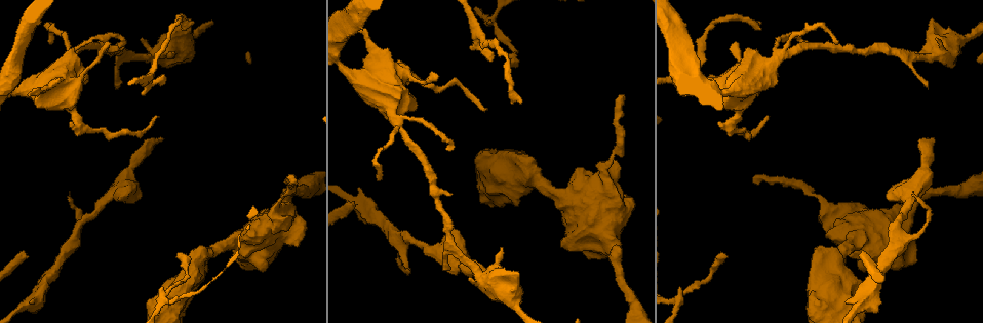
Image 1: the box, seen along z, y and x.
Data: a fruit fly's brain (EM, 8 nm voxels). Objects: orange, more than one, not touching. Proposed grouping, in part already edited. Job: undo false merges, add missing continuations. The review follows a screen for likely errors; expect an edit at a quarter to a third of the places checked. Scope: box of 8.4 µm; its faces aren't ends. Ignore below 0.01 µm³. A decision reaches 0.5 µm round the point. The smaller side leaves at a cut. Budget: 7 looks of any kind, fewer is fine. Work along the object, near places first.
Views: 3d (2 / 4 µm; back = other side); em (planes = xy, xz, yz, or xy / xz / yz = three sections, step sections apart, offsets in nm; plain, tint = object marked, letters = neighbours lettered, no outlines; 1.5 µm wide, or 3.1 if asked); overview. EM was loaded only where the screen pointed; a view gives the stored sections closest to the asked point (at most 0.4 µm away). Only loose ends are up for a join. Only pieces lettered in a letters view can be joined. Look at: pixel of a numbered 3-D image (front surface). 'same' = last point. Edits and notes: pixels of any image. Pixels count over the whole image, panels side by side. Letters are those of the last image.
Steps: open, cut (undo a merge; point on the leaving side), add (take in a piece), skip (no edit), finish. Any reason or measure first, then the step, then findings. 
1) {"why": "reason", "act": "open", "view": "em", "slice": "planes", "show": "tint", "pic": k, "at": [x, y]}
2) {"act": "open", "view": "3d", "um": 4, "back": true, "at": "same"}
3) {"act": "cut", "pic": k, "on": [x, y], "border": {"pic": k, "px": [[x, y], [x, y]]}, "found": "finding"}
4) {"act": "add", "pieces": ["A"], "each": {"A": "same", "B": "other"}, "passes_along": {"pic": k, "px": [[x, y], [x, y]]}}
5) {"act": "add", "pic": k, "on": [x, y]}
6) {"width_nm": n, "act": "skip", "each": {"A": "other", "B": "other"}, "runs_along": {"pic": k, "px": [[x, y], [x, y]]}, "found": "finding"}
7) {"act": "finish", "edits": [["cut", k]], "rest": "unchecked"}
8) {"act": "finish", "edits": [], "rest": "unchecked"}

{"why": "two arms in line, one across", "act": "open", "view": "em", "slice": "xy", "step": 8, "show": "tint", "pic": 1, "at": [679, 299]}

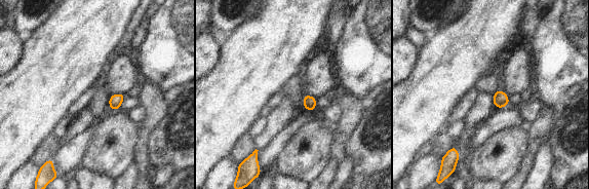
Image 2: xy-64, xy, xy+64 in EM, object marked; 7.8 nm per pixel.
{"why": "cut it another way", "act": "open", "view": "em", "slice": "planes", "show": "letters", "at": "same"}

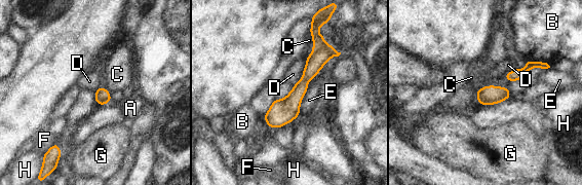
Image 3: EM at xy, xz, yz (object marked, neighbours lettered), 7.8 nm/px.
{"act": "skip", "each": {"A": "other", "B": "other", "C": "other", "D": "other", "E": "other", "F": "other", "G": "other", "H": "other"}, "runs_along": {"pic": 3, "px": [[315, 62], [295, 98], [271, 124]]}, "found": "continuous, no second neuron"}

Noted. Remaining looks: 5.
{"why": "end of a long branch", "act": "open", "view": "em", "slice": "planes", "show": "letters", "pic": 1, "at": [760, 23]}

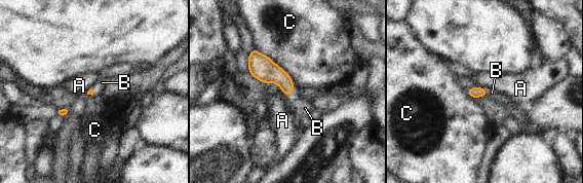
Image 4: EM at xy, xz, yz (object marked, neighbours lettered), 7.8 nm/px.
{"longest_contact_nm": ["C", 440], "act": "add", "pieces": ["B"], "each": {"A": "other", "B": "same", "C": "other"}, "found": "it goes on there"}

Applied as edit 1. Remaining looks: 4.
{"act": "open", "view": "3d", "um": 4, "pic": 1, "at": [118, 198]}

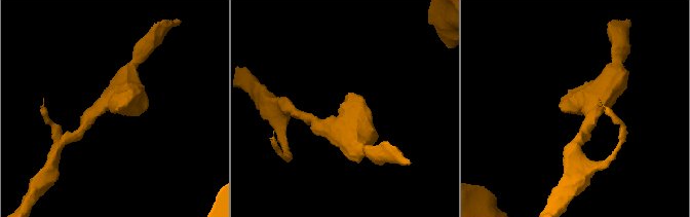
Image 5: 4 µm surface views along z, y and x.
{"act": "open", "view": "em", "slice": "planes", "show": "plain", "pic": 5, "at": [562, 111]}

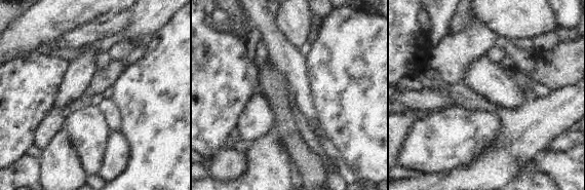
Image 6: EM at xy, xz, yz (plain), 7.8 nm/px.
{"act": "open", "view": "em", "slice": "planes", "show": "letters", "at": "same"}

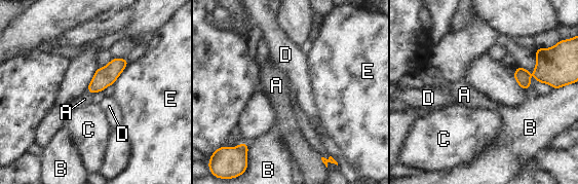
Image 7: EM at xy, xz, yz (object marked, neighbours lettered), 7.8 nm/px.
{"act": "skip", "each": {"A": "other", "B": "other", "C": "other", "D": "other", "E": "other"}, "border": {"pic": 7, "px": [[86, 90], [92, 95]]}, "found": "no lettered piece goes on from it"}

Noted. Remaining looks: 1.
{"act": "finish", "edits": [["add", 4]], "rest": "unchecked"}

